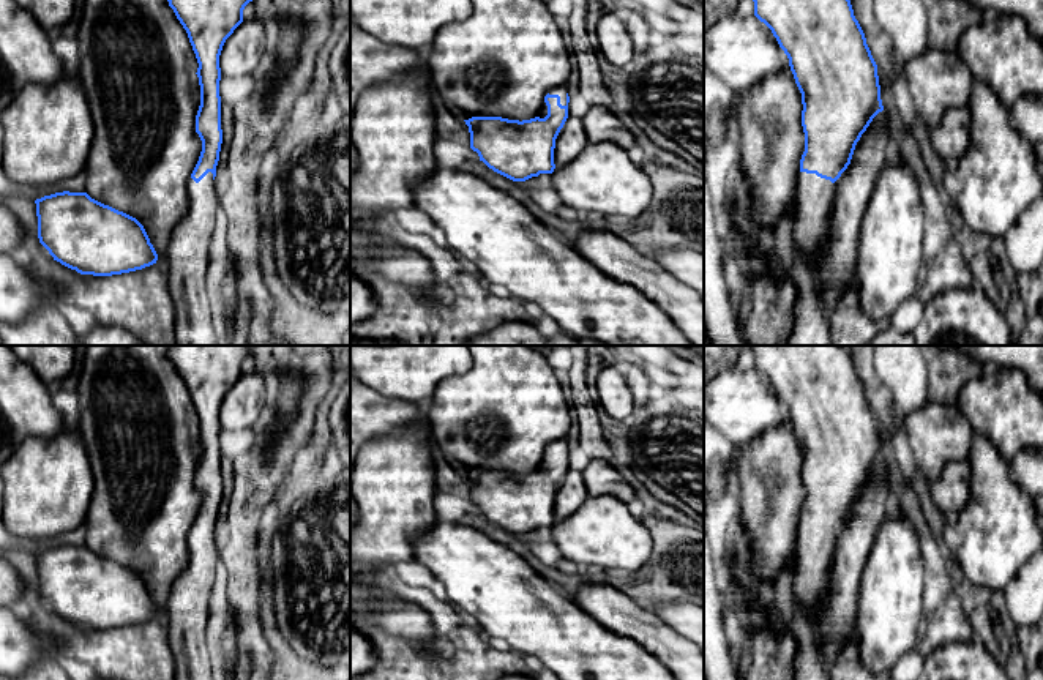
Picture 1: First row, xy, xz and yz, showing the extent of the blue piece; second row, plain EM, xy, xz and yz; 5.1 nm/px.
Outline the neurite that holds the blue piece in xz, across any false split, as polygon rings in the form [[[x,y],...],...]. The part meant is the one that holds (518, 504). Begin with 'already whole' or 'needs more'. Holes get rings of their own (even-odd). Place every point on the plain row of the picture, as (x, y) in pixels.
needs more; [[[565,439],[551,442],[540,469],[530,473],[472,470],[464,473],[470,486],[470,502],[494,525],[525,535],[540,527],[552,527],[555,492],[568,472],[570,450]]]

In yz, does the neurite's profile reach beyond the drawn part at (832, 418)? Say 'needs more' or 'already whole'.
needs more

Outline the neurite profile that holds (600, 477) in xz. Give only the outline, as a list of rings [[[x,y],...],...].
[[[590,461],[582,476],[590,497],[612,495],[625,503],[636,499],[633,486],[622,476],[619,465],[609,461]]]

